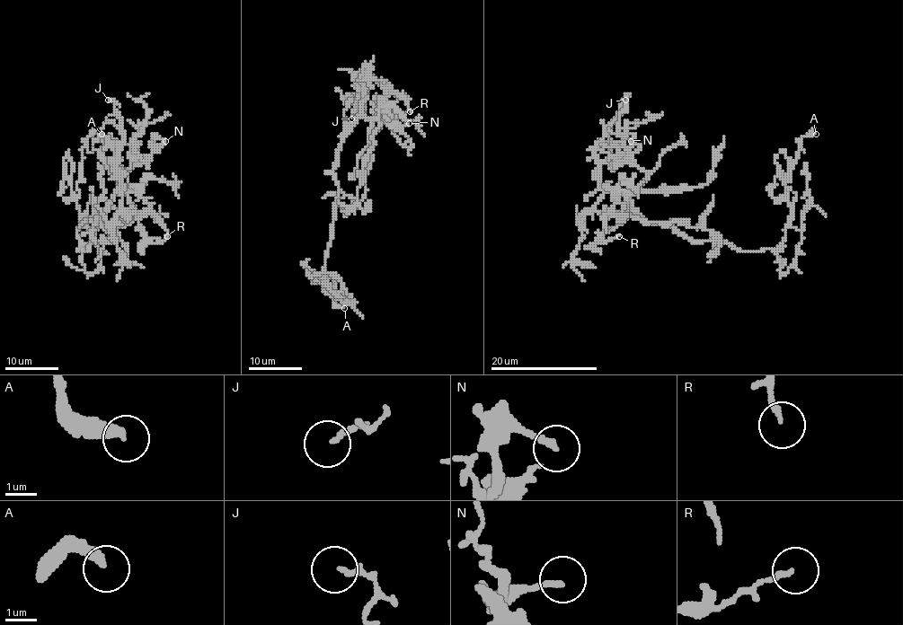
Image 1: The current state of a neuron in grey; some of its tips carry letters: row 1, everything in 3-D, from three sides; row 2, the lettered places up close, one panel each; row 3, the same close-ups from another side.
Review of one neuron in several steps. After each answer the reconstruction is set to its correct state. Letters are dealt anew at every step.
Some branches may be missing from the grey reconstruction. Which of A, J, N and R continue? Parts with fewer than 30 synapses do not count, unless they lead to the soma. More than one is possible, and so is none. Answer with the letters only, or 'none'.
none

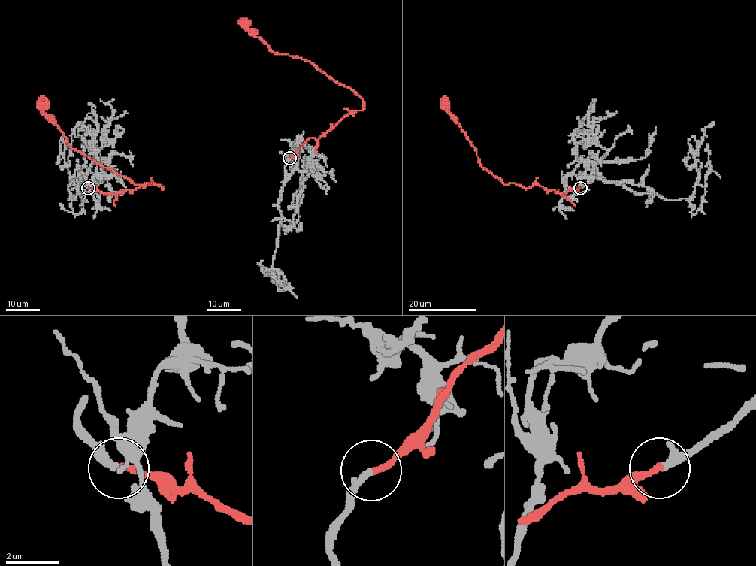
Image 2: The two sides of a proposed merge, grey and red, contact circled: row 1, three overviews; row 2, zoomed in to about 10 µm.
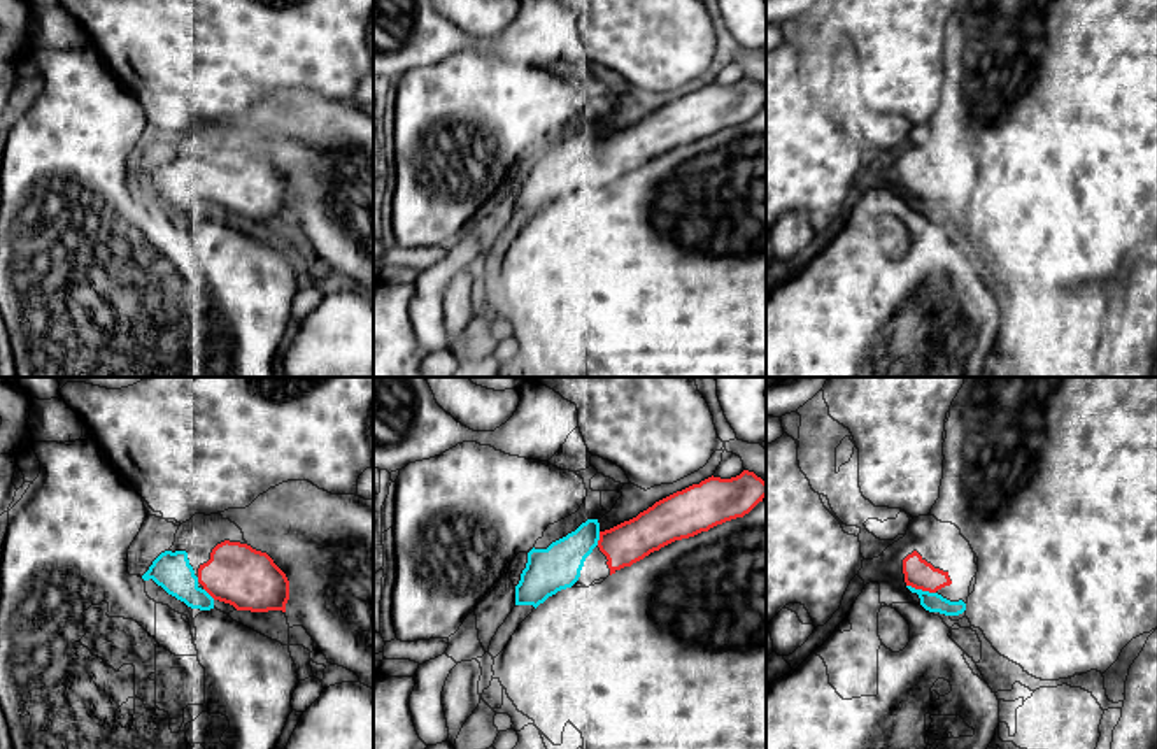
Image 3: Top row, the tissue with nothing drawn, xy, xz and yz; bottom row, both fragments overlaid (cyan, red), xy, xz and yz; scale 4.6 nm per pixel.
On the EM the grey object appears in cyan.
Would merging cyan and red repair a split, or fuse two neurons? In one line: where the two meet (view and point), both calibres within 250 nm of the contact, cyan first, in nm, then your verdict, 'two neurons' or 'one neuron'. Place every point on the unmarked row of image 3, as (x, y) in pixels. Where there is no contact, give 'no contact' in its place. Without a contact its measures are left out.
meets cyan in yz at (921, 197); 90 nm thick on the cyan side, 140 nm on the other; one neuron

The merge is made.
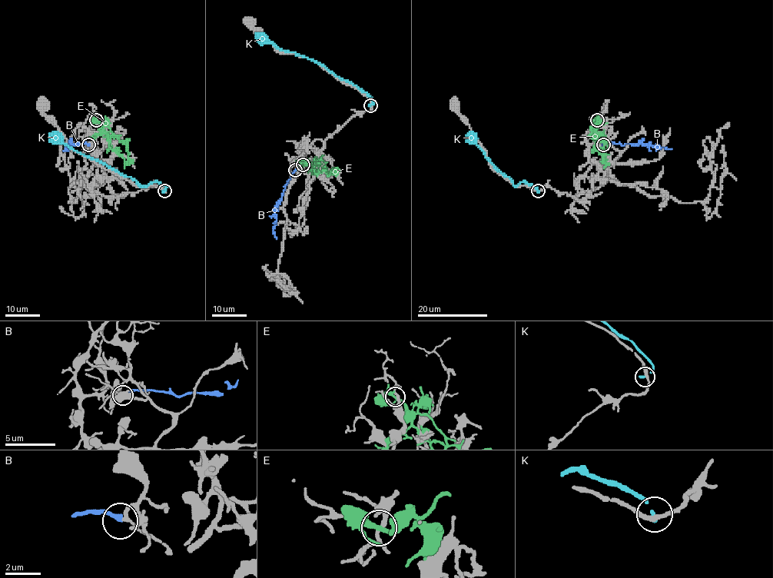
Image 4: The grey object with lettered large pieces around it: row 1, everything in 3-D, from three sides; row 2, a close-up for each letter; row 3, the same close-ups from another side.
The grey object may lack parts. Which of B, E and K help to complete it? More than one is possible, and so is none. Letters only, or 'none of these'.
B

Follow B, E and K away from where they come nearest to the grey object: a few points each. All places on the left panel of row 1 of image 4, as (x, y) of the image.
B: (88, 145), (68, 145), (69, 146), (67, 147), (71, 149)
E: (97, 120), (107, 127), (119, 141), (125, 143), (131, 163), (125, 164), (124, 167)
K: (164, 190), (167, 187), (160, 183), (151, 182), (143, 186), (117, 170), (71, 149), (56, 137), (48, 136)

